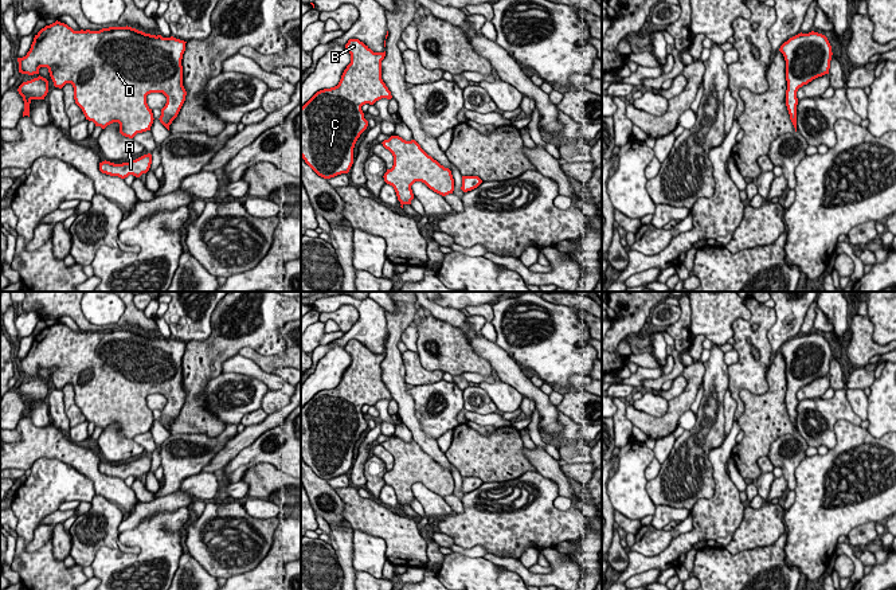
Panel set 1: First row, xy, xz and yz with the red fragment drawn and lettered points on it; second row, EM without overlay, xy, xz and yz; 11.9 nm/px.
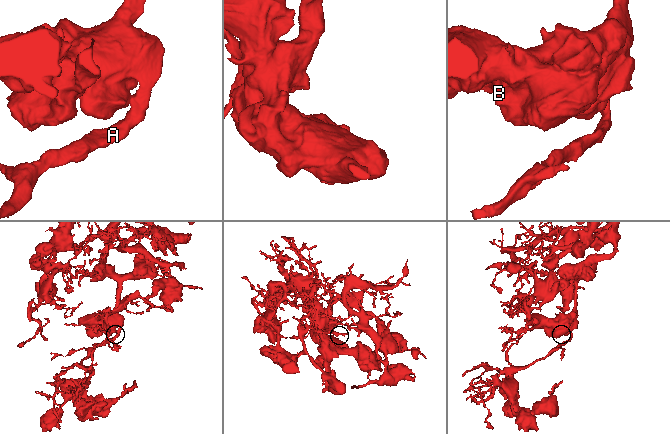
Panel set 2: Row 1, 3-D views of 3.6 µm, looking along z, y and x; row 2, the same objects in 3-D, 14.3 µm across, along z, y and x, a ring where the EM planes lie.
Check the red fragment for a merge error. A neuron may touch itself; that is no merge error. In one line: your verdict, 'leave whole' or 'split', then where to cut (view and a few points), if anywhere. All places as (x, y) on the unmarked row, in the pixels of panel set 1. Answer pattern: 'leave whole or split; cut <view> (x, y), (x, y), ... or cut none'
leave whole; cut none

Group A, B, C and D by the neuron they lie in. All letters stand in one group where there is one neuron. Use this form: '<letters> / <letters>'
A B C D

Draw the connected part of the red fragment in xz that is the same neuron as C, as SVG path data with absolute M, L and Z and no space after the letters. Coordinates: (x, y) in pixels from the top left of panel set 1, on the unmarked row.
M349 340L345 351L351 355L351 364L344 371L339 386L317 392L301 409L301 458L324 480L349 473L355 445L368 427L361 407L373 406L382 399L392 399L382 380L382 362L386 352L373 353L359 340Z

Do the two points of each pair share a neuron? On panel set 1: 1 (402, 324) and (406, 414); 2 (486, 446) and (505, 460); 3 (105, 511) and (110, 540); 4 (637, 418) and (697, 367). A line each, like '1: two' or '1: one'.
1: one
2: one
3: one
4: one

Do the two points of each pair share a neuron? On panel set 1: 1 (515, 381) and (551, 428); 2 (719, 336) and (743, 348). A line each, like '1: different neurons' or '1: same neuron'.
1: same neuron
2: different neurons

